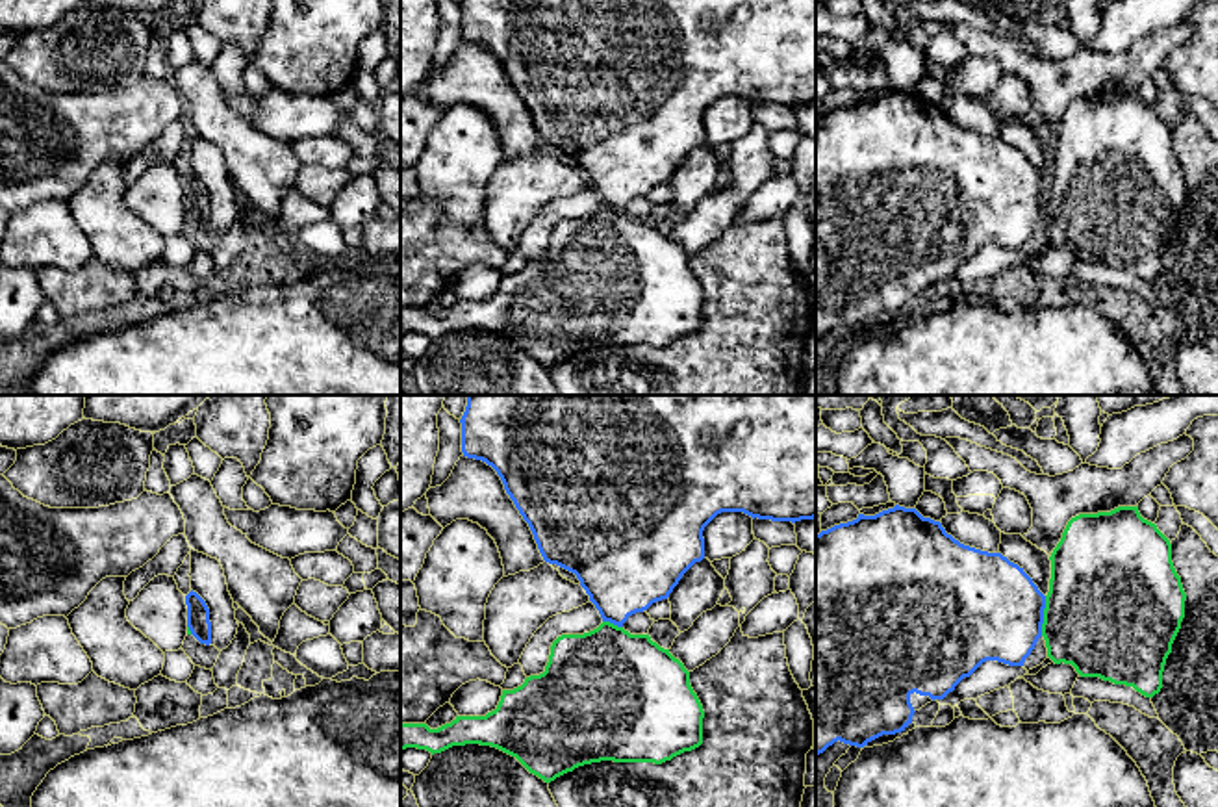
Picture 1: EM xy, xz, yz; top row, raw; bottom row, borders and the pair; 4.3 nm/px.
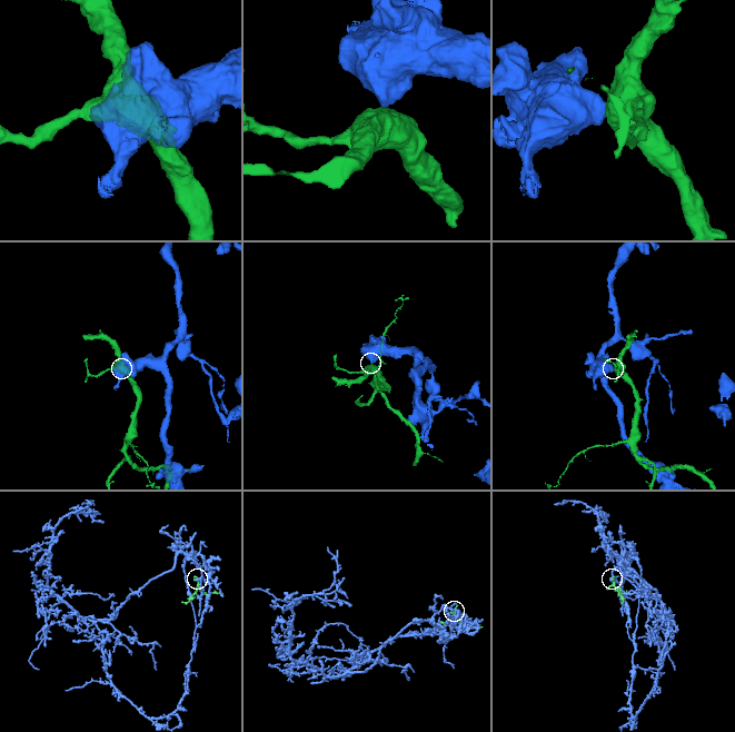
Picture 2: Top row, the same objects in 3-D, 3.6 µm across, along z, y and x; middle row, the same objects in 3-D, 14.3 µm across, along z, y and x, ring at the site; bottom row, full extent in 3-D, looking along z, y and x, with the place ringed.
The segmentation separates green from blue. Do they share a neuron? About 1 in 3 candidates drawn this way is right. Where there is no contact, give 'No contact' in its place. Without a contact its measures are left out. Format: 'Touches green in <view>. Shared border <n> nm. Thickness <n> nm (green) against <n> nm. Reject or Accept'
Touches green in yz. Shared border 180 nm. Thickness 500 nm (green) against 440 nm. Reject

